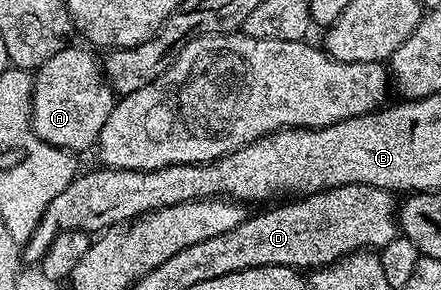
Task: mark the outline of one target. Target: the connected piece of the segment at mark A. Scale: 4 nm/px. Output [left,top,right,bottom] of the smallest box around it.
[31,47,117,151]

